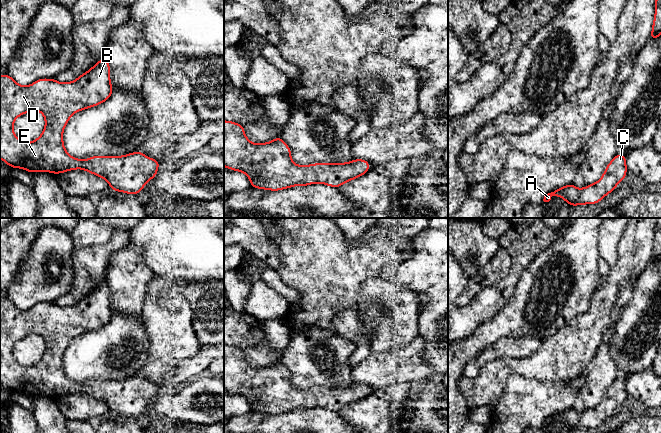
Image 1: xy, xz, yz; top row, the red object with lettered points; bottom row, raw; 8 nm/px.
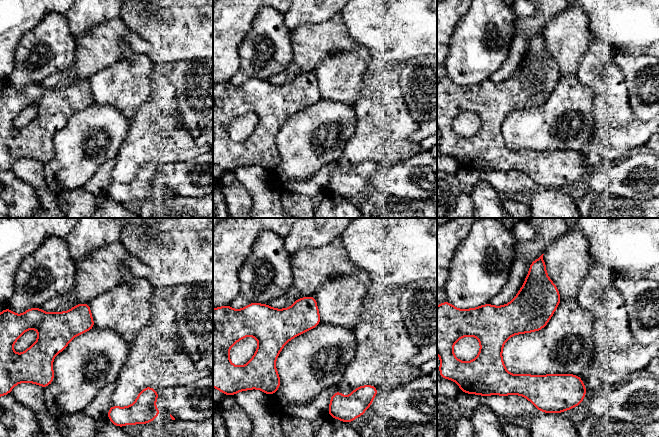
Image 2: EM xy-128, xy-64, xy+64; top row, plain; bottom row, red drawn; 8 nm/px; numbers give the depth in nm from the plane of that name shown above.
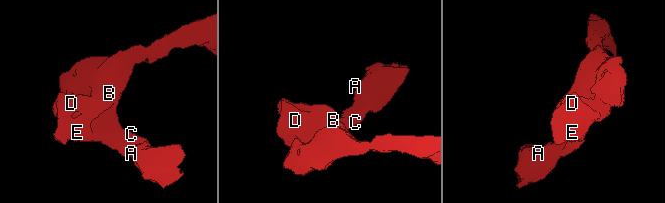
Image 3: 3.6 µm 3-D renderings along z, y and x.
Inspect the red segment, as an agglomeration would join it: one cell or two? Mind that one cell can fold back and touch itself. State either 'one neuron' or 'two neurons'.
one neuron

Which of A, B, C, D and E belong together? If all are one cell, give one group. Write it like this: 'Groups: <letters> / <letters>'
Groups: A B C D E

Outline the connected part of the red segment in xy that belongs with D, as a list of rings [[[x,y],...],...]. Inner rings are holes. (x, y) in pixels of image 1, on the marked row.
[[[104,57],[76,80],[68,83],[42,78],[29,86],[22,86],[10,75],[0,75],[0,158],[12,168],[22,168],[30,173],[45,171],[57,175],[83,169],[104,178],[114,191],[138,194],[145,184],[157,175],[160,165],[158,160],[135,151],[123,156],[92,156],[87,160],[79,160],[70,156],[63,144],[63,130],[70,117],[78,111],[105,102],[113,93],[110,71],[110,65]],[[29,111],[39,111],[43,114],[45,128],[35,141],[25,143],[15,135],[13,124],[18,116]]]

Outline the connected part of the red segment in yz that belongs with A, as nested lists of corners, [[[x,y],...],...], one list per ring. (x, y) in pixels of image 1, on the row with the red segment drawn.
[[[616,154],[607,165],[601,179],[582,189],[576,188],[572,183],[544,196],[543,201],[549,202],[553,195],[563,198],[570,206],[581,204],[597,204],[607,194],[614,191],[617,184],[622,182],[627,173],[626,156]]]

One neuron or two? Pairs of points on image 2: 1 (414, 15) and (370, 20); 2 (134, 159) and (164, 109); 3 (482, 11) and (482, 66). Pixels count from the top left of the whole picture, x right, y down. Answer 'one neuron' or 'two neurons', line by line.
1: one neuron
2: one neuron
3: one neuron

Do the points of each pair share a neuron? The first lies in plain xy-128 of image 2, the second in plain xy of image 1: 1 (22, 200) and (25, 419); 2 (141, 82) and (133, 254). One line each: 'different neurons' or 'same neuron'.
1: same neuron
2: same neuron

